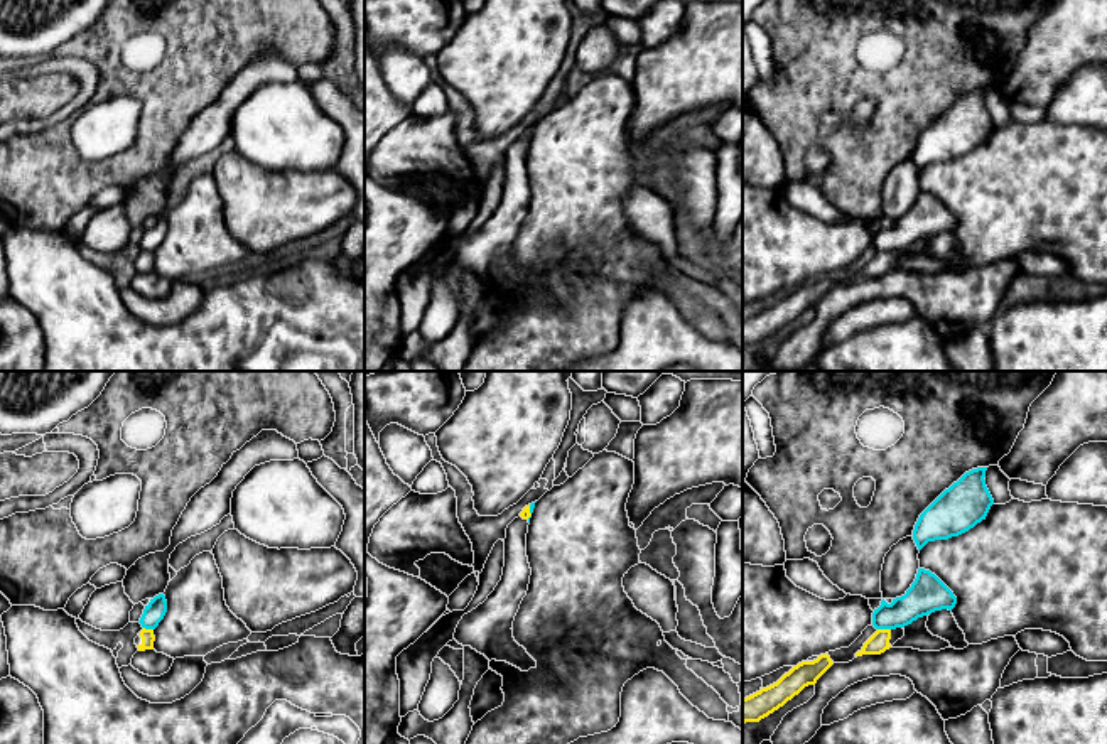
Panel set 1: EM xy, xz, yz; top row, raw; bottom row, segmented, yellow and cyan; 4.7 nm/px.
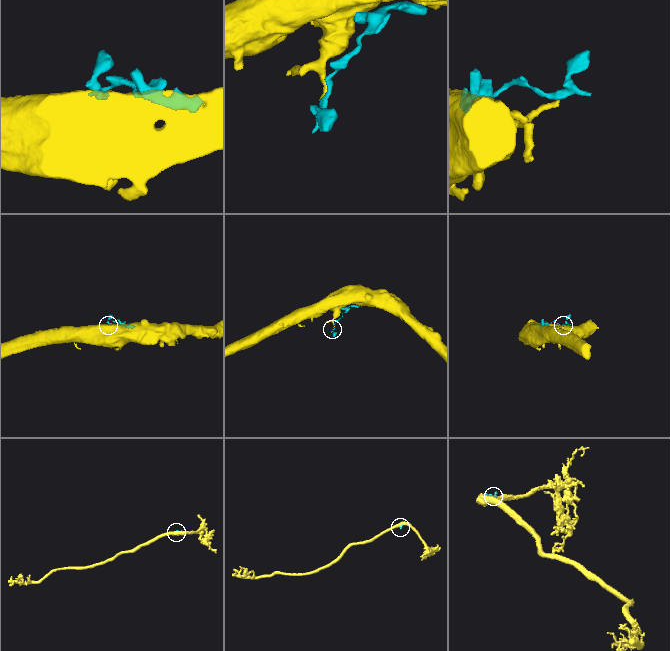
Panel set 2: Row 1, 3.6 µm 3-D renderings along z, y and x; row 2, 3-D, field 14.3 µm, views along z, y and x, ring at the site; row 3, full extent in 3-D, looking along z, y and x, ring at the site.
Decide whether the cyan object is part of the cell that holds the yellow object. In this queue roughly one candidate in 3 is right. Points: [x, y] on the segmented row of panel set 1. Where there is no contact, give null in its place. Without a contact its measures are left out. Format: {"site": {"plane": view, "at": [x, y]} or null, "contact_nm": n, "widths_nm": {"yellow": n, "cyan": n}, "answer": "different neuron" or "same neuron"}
{"site": {"plane": "yz", "at": [885, 630]}, "contact_nm": 60, "widths_nm": {"yellow": 100, "cyan": 170}, "answer": "different neuron"}

